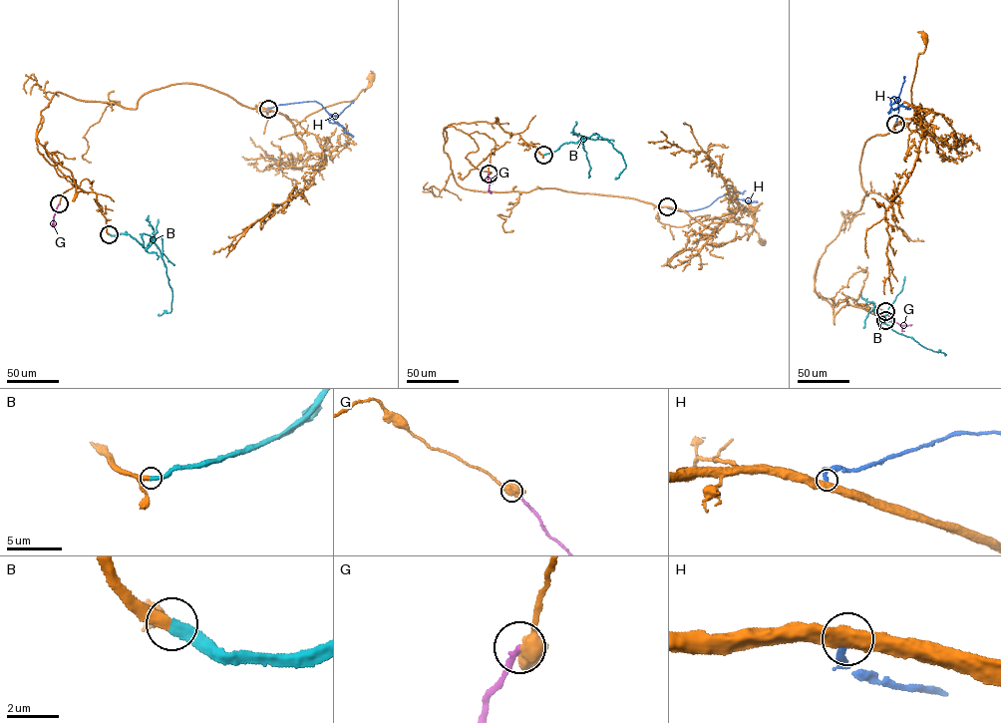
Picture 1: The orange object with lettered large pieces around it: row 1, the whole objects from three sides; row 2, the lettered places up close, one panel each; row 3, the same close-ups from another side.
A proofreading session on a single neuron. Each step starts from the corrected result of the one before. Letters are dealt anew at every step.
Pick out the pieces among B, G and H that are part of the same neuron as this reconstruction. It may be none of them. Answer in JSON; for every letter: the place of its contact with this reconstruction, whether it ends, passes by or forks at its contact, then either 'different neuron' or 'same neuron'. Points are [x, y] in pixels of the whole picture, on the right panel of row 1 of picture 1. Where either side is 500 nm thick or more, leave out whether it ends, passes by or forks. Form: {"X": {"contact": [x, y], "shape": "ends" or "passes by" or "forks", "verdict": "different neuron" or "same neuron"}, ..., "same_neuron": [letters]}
{"B": {"contact": [885, 320], "shape": "ends", "verdict": "same neuron"}, "G": {"contact": [885, 311], "verdict": "different neuron"}, "H": {"contact": [895, 124], "verdict": "different neuron"}, "same_neuron": ["B"]}

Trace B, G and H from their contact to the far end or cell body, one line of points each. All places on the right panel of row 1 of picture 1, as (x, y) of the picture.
B: (885, 320), (882, 315), (879, 321), (877, 313), (895, 331), (945, 354)
G: (885, 311), (899, 324), (911, 324)
H: (895, 124), (898, 103), (895, 97), (890, 98), (892, 109), (900, 105), (910, 109)

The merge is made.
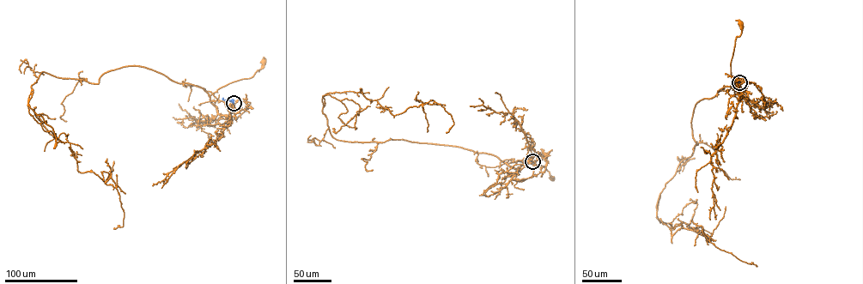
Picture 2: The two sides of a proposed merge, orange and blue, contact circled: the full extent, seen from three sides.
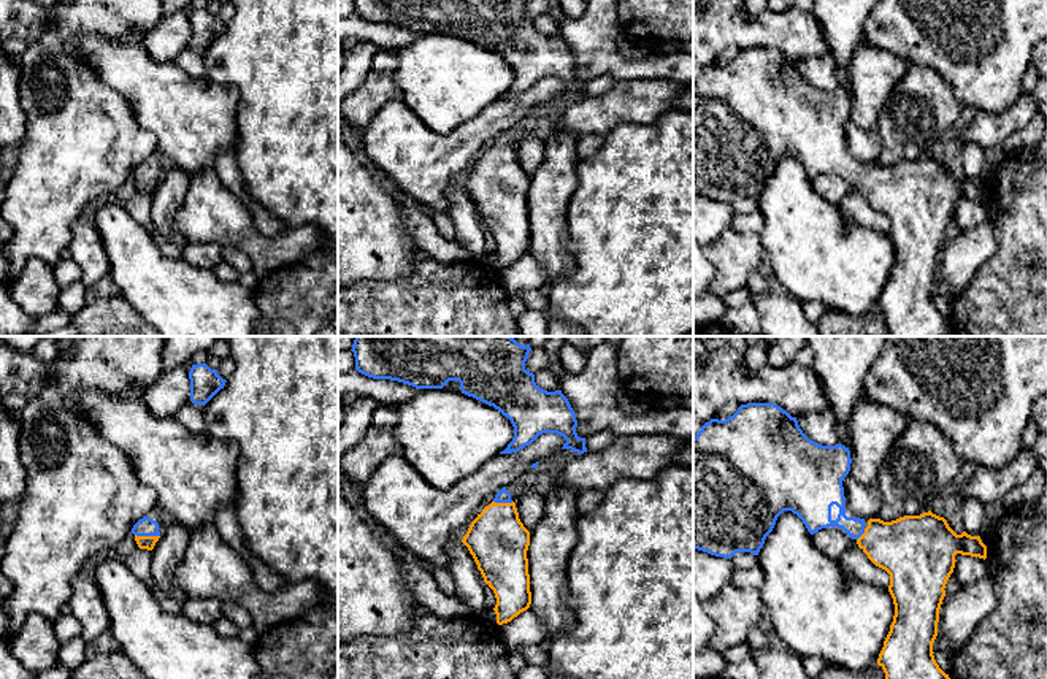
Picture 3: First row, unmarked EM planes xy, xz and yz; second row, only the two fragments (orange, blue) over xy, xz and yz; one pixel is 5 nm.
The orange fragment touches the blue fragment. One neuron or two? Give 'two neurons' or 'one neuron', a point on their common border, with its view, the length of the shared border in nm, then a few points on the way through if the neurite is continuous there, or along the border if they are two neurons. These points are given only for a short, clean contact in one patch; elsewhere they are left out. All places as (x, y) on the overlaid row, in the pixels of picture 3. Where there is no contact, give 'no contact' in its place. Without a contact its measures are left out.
one neuron | xy (148, 537) | 130 nm | across xy (148, 543), (148, 537), (145, 527)

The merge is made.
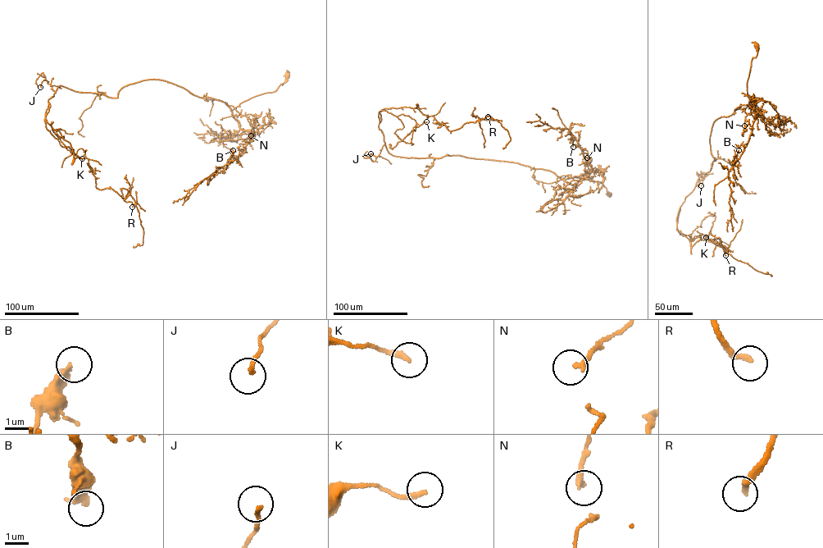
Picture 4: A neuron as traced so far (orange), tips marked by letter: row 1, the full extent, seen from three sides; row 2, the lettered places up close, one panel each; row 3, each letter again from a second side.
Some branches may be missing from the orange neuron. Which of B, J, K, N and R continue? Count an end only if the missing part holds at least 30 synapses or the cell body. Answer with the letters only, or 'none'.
R

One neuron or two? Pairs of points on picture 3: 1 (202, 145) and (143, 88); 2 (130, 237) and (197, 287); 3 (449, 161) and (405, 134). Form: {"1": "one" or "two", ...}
{"1": "one", "2": "one", "3": "one"}

